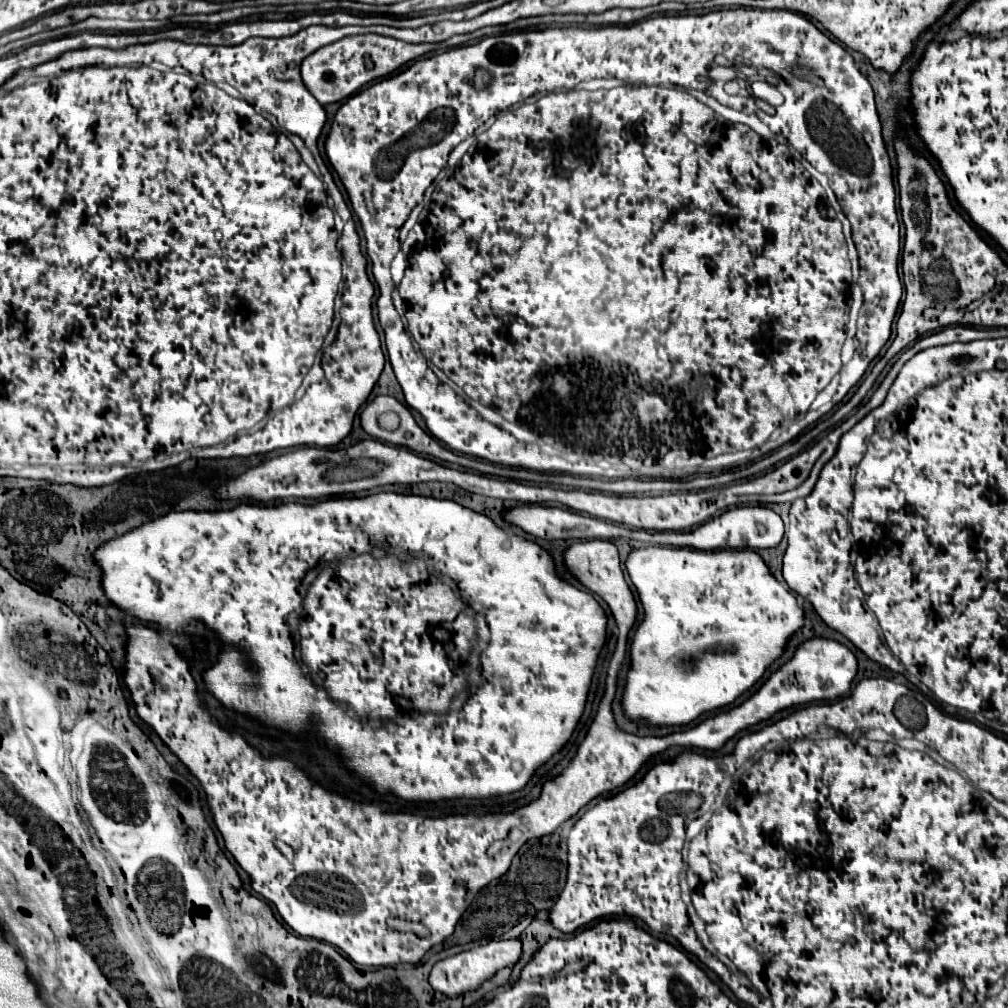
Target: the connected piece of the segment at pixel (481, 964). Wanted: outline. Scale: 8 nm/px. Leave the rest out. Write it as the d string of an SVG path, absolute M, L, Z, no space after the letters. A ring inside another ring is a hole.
M493 940L485 946L477 946L477 948L471 948L467 952L461 952L457 956L451 956L447 960L441 960L433 966L431 970L431 976L429 976L429 984L449 996L449 998L455 998L457 994L465 994L467 990L473 990L477 986L481 986L483 980L487 980L489 976L493 976L497 970L505 968L505 966L513 966L521 956L521 942L519 940Z

